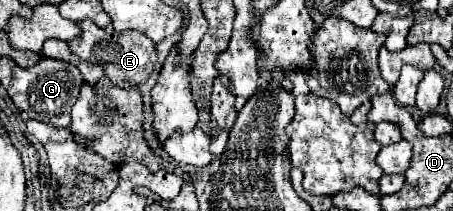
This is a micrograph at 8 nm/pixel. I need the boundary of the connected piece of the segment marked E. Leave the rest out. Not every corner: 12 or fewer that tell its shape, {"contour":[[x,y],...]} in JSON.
{"contour":[[80,21],[68,41],[122,89],[154,71],[156,45],[138,31],[118,33]]}

